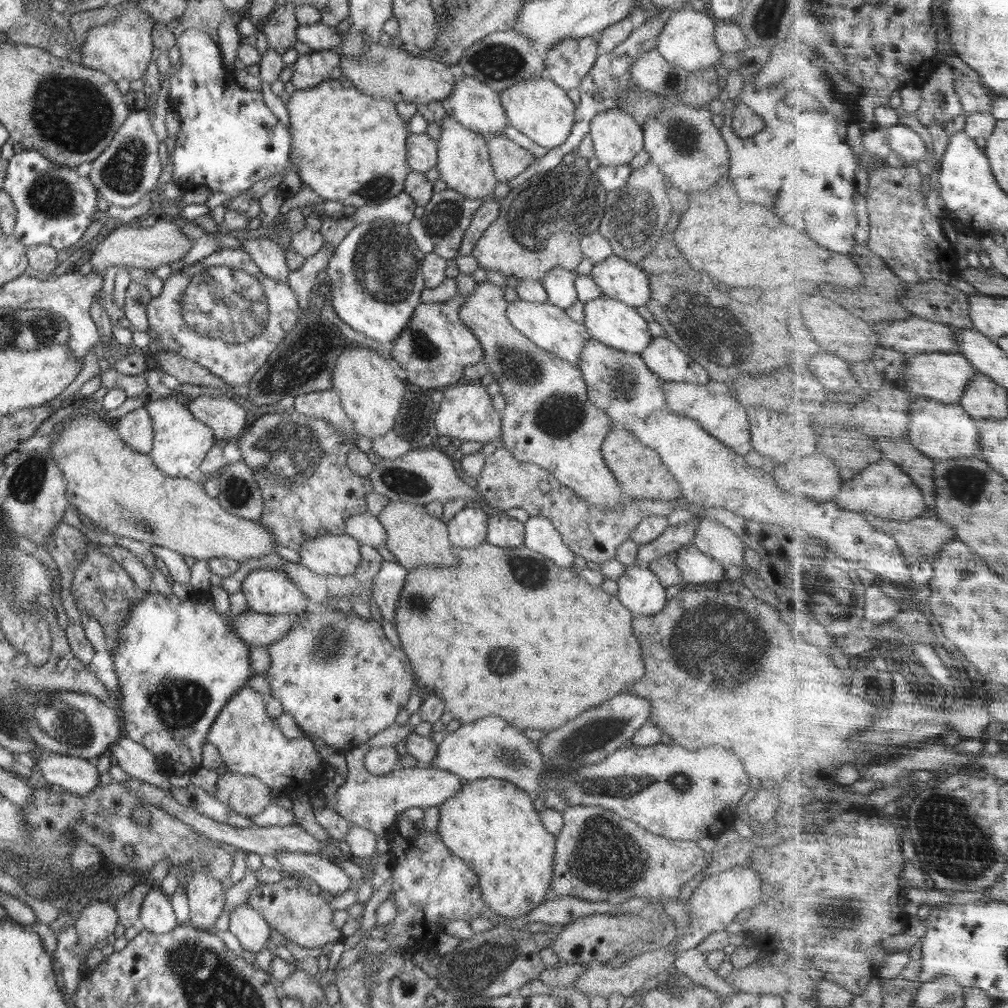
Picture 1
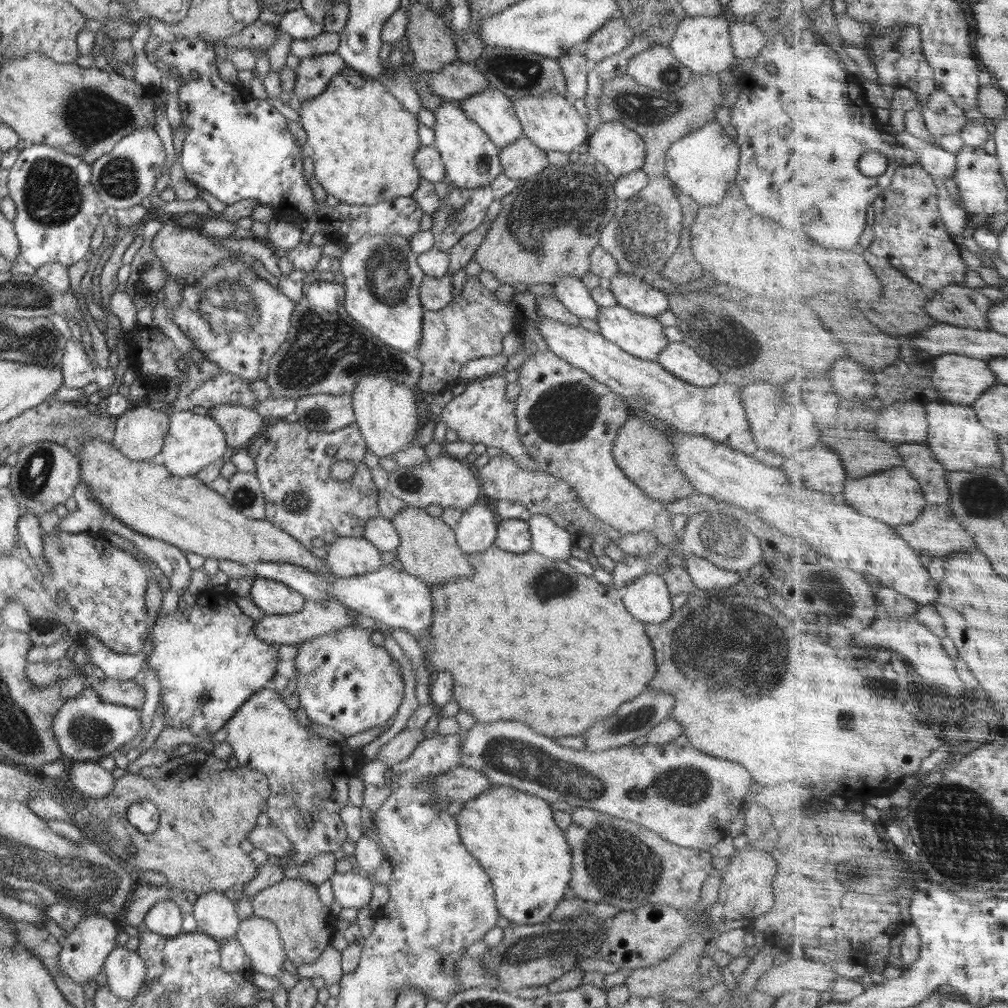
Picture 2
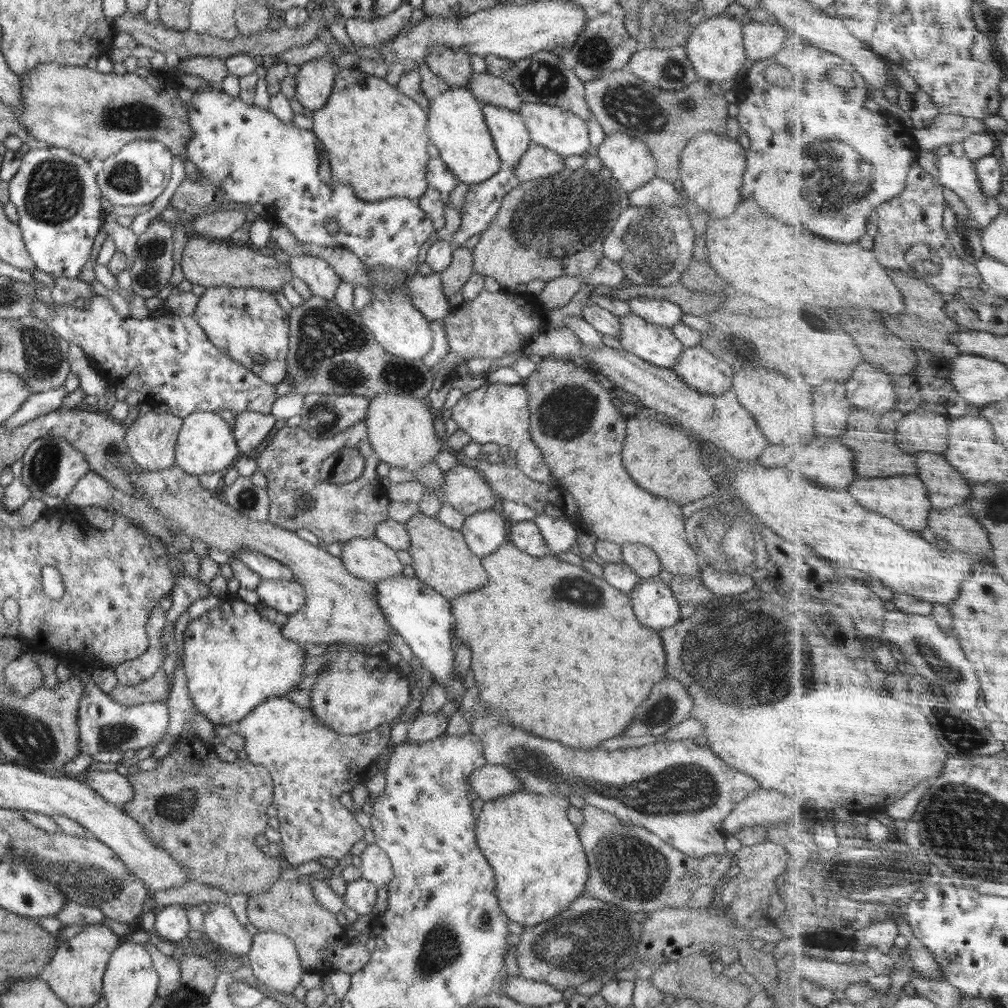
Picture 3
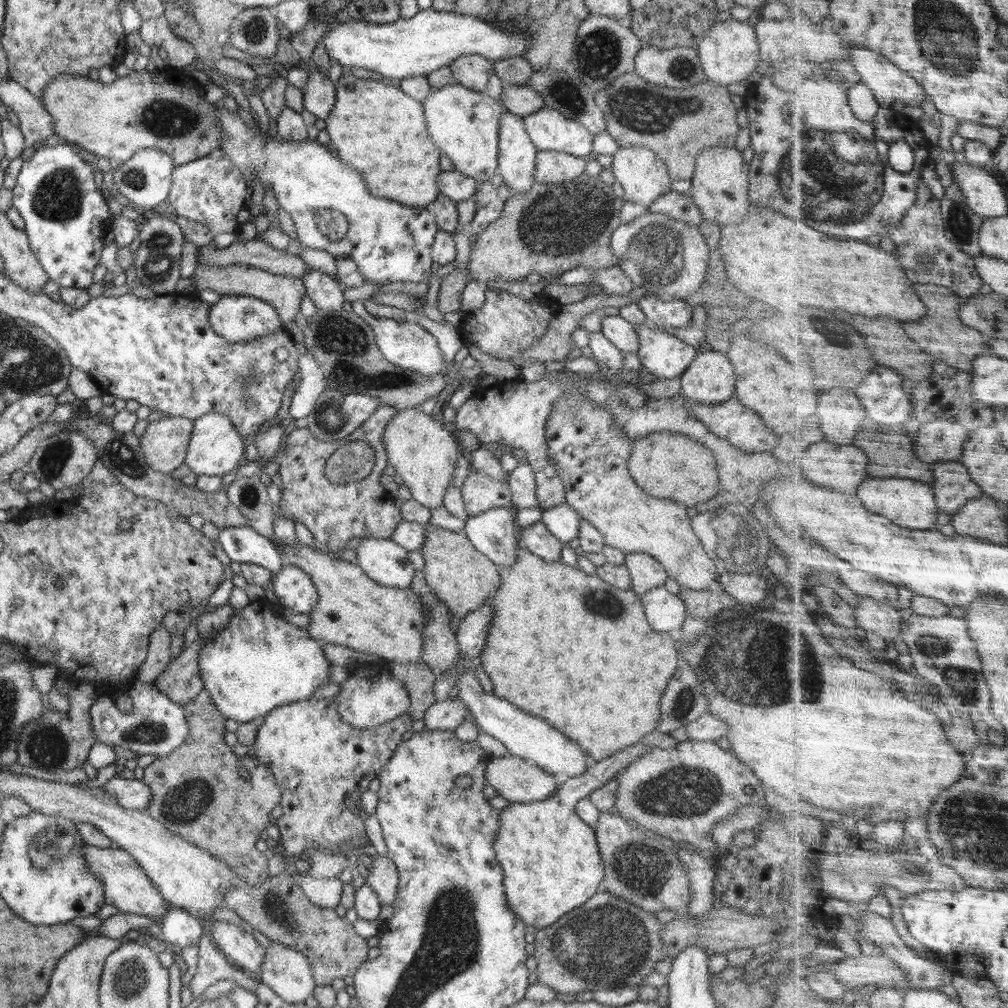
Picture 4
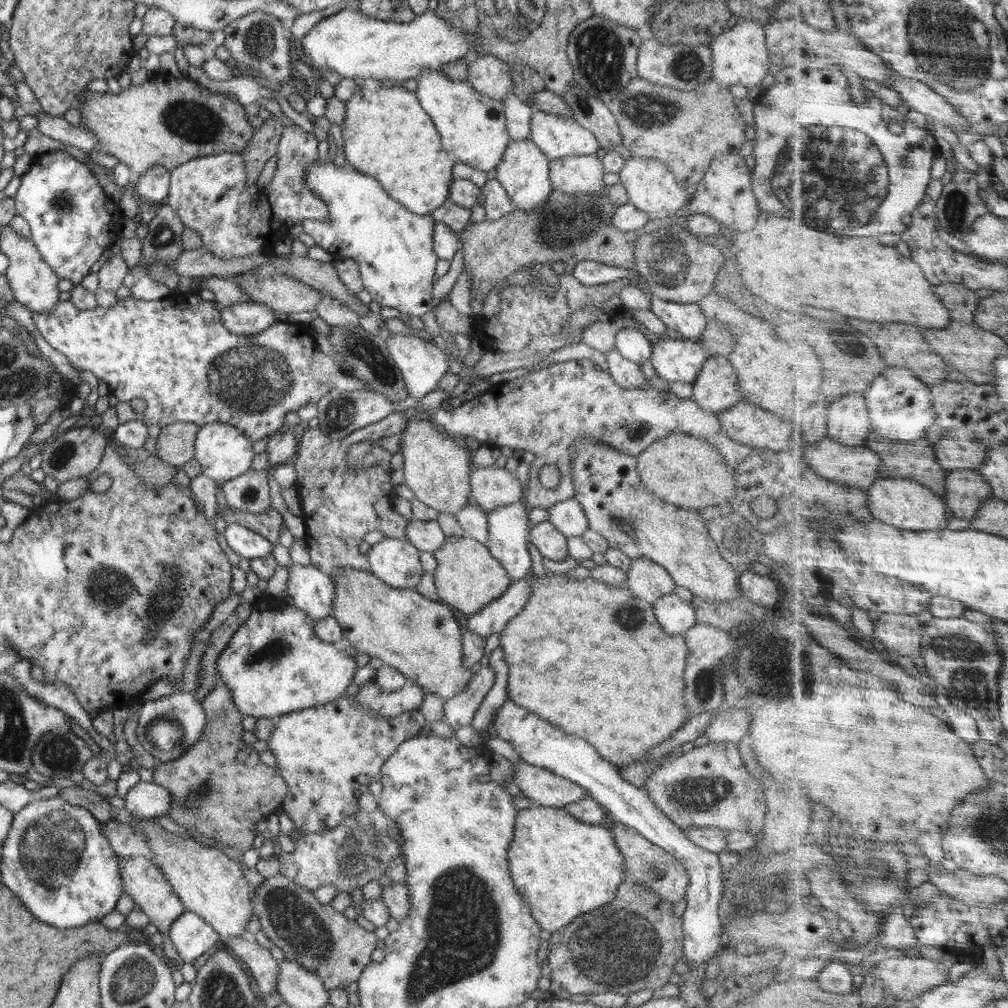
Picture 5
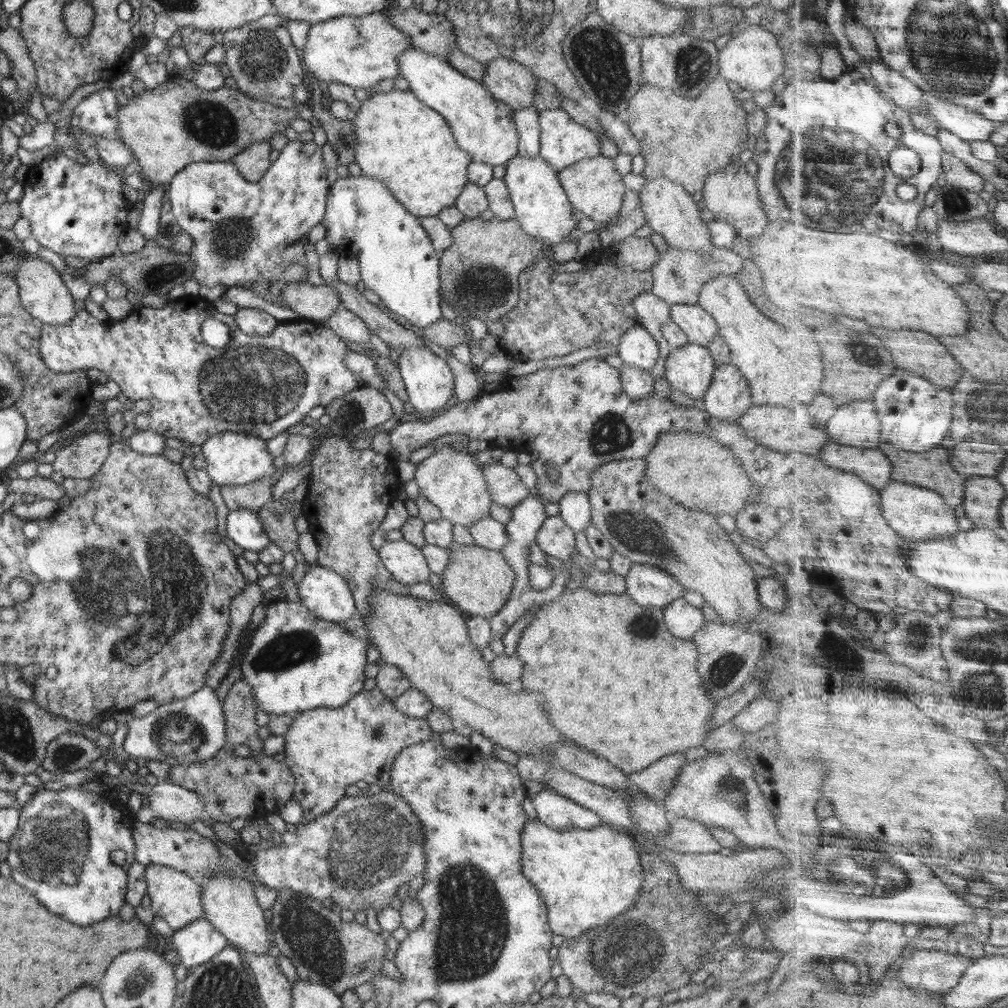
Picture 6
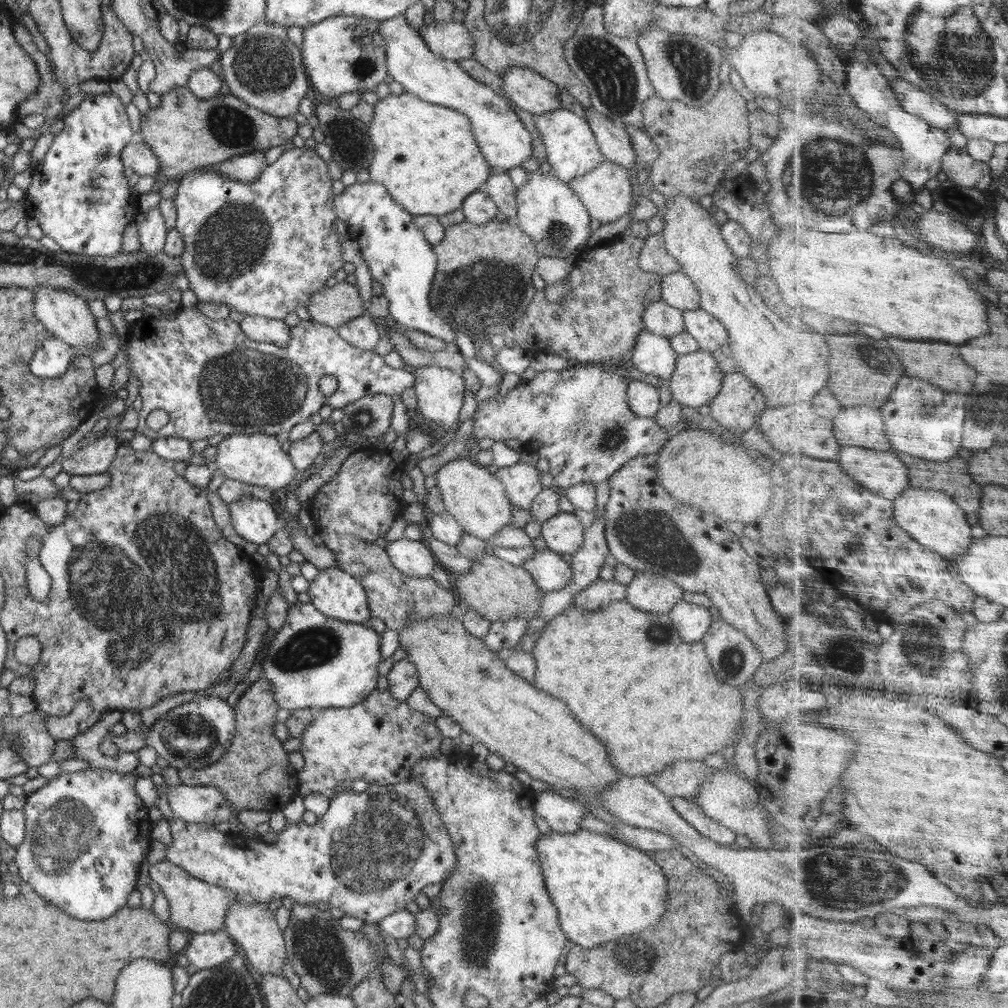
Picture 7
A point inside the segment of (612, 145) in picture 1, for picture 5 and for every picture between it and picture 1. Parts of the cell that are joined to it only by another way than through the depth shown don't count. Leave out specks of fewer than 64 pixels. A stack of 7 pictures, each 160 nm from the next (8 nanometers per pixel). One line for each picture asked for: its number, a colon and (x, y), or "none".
2: (621, 150)
3: (630, 162)
4: (642, 177)
5: (651, 187)

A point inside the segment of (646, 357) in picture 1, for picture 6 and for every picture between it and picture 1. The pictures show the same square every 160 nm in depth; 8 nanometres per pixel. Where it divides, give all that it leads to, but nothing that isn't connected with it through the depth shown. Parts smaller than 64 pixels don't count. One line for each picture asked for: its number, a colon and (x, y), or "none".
2: (679, 359)
3: (697, 367)
4: (710, 379)
5: (716, 388)
6: (728, 396)

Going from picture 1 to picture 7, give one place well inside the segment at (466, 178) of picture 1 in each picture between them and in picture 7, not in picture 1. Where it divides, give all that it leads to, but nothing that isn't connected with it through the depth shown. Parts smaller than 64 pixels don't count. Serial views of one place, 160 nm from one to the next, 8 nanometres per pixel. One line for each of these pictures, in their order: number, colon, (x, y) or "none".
2: (471, 160)
3: (455, 122)
4: (464, 124)
5: (472, 126)
6: (484, 127)
7: (503, 140)

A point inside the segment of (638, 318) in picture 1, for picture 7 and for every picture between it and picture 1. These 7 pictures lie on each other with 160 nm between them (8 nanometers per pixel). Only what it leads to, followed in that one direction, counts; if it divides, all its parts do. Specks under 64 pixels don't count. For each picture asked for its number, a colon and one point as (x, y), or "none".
2: (641, 336)
3: (657, 345)
4: (660, 352)
5: (676, 360)
6: (690, 368)
7: (696, 380)

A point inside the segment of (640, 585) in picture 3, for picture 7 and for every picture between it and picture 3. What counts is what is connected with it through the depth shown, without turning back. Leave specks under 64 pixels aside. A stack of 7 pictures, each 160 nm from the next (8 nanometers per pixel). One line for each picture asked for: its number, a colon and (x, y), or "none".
4: (665, 613)
5: (676, 616)
6: (683, 620)
7: (692, 621)

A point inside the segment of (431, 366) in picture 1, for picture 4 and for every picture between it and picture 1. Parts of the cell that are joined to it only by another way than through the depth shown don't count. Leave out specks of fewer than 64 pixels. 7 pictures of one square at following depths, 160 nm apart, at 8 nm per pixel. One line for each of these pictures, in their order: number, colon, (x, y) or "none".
2: (472, 325)
3: (493, 325)
4: (506, 325)

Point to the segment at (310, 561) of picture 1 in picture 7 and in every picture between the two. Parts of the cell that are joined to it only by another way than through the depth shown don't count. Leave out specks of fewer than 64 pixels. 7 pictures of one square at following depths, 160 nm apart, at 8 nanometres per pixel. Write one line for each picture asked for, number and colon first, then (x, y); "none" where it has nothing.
2: (348, 556)
3: (370, 559)
4: (386, 562)
5: (396, 562)
6: (405, 561)
7: (412, 558)

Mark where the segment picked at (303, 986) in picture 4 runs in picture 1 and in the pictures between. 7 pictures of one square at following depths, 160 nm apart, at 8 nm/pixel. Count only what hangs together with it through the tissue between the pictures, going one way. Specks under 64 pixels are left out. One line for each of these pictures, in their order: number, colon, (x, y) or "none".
1: (252, 931)
2: (260, 939)
3: (273, 957)

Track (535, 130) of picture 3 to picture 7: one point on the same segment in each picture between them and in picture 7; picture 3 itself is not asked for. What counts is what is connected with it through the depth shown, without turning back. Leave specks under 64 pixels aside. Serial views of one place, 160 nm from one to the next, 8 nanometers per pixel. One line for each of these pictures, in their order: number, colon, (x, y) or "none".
4: (549, 131)
5: (556, 137)
6: (563, 142)
7: (572, 151)

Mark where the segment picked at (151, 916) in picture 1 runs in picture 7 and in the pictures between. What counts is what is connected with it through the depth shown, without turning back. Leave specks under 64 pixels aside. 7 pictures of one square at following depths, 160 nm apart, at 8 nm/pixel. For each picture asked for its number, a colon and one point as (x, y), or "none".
2: (165, 918)
3: (171, 923)
4: (182, 928)
5: (194, 939)
6: (198, 942)
7: (205, 950)

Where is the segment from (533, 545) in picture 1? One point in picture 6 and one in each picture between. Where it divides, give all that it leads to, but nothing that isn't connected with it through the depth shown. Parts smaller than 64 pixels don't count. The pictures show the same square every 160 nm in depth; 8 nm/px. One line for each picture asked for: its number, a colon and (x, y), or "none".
2: (548, 539)
3: (559, 534)
4: (562, 520)
5: (568, 516)
6: (574, 507)

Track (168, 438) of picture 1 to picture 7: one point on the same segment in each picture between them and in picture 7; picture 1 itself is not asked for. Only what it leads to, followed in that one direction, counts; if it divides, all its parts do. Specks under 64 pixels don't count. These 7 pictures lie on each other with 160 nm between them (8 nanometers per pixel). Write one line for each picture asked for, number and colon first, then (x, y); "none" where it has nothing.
2: (194, 441)
3: (205, 444)
4: (215, 448)
5: (223, 452)
6: (231, 458)
7: (258, 459)

